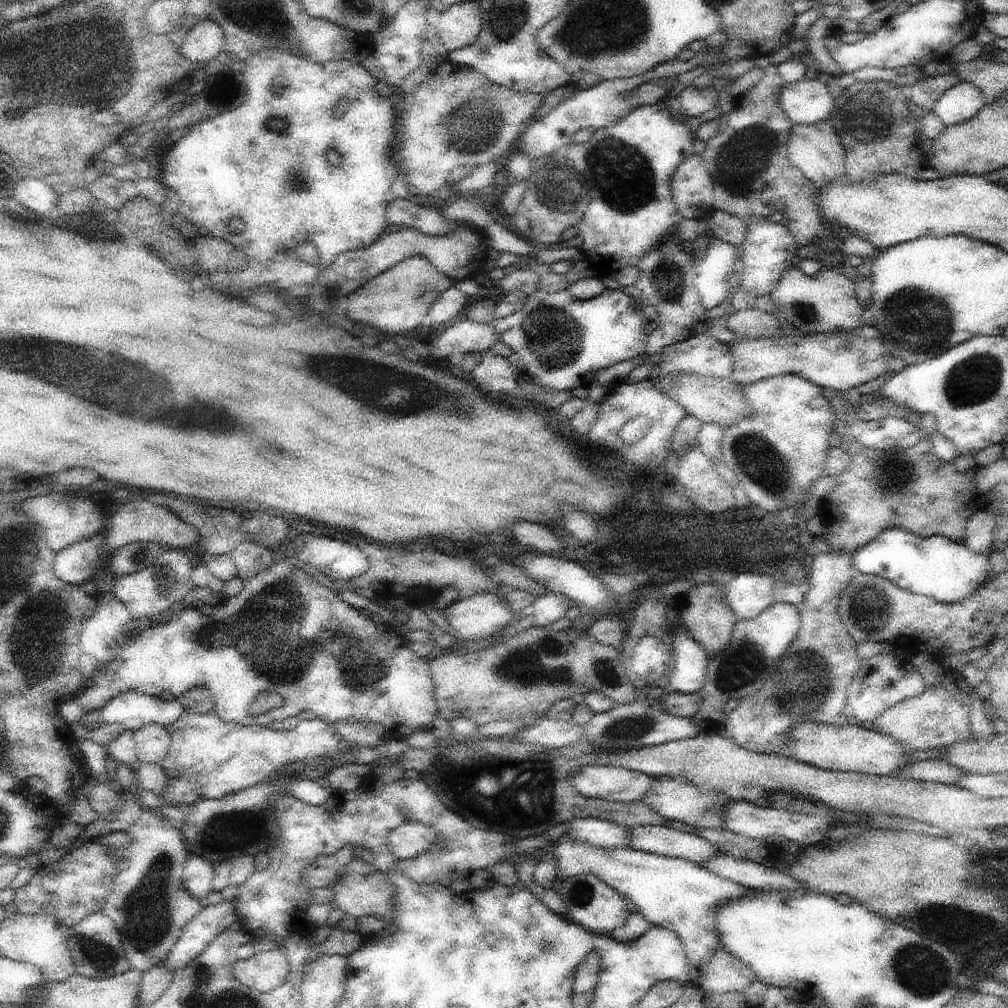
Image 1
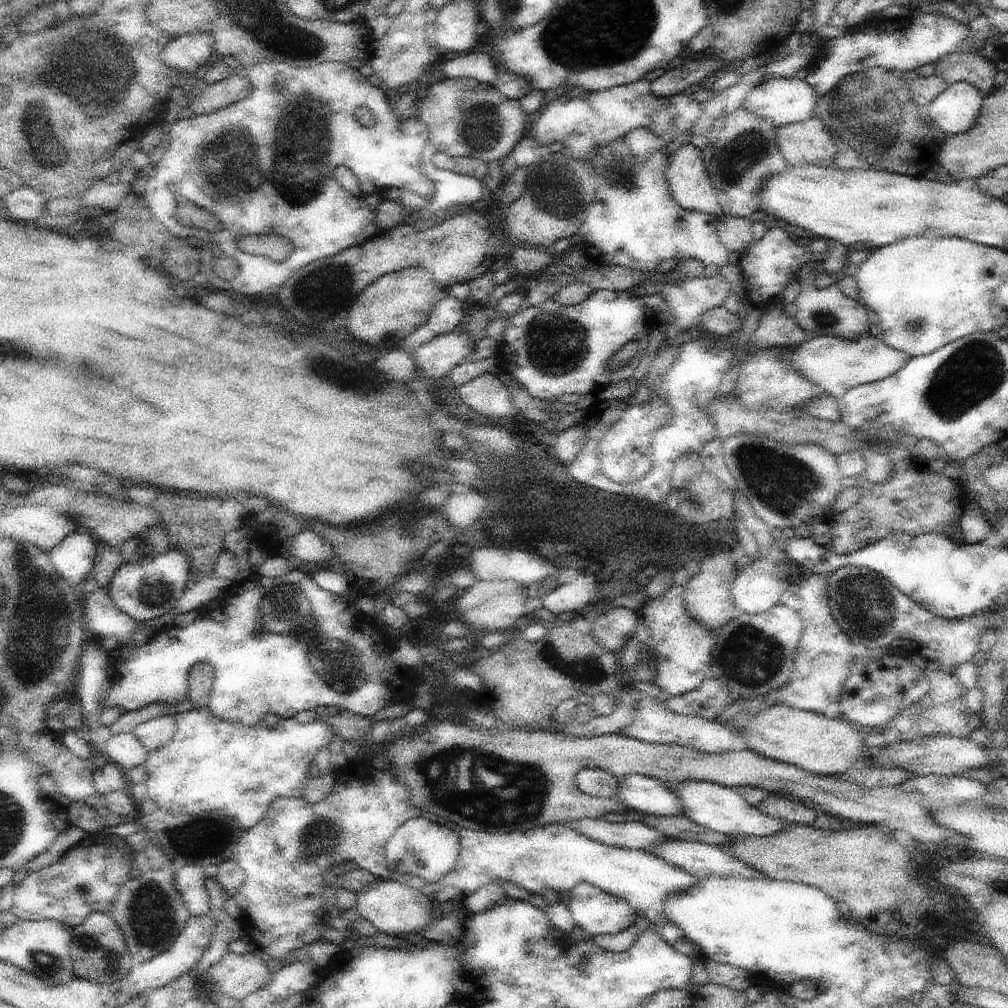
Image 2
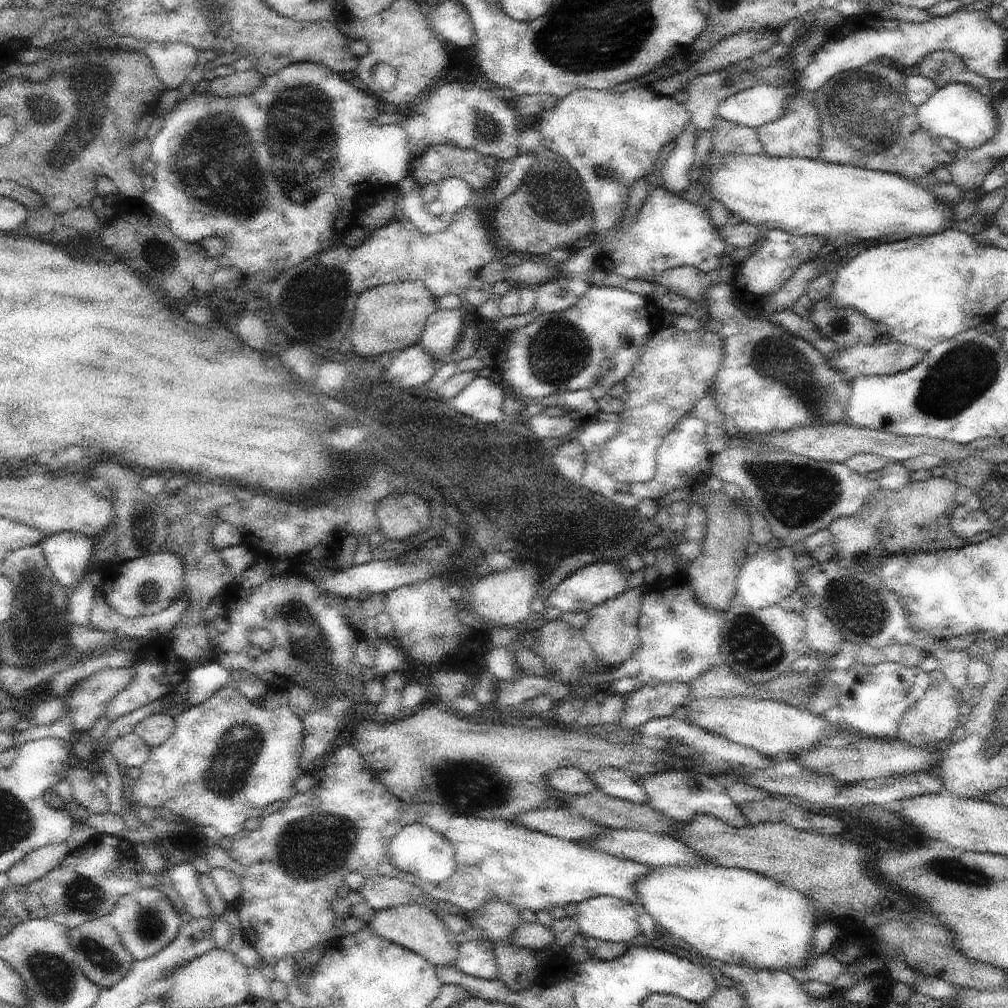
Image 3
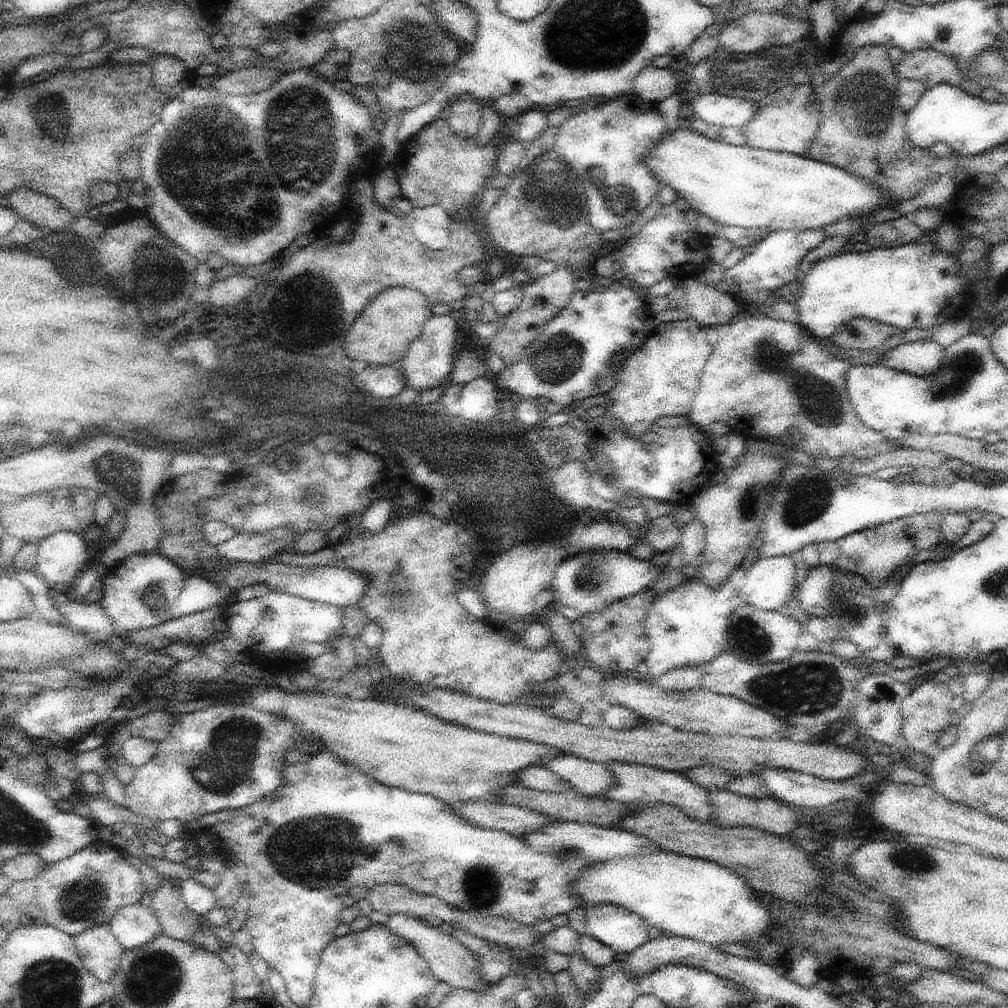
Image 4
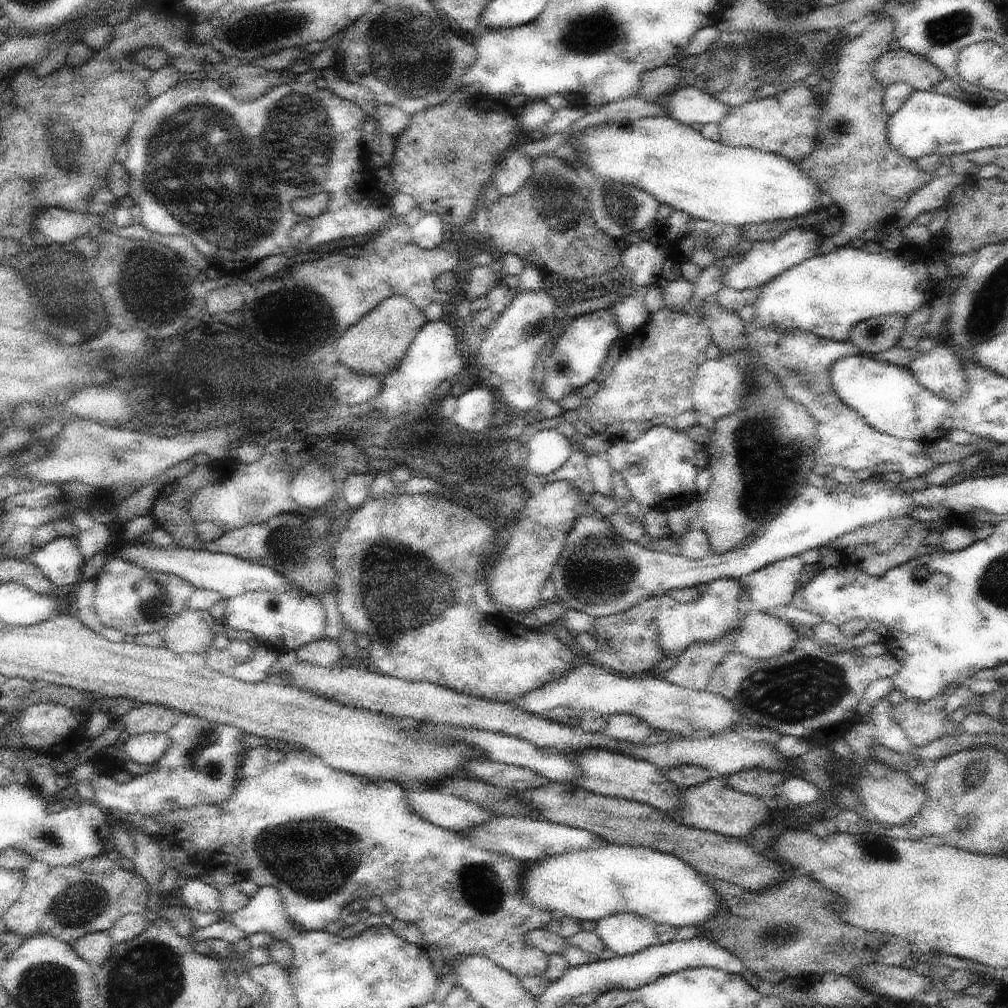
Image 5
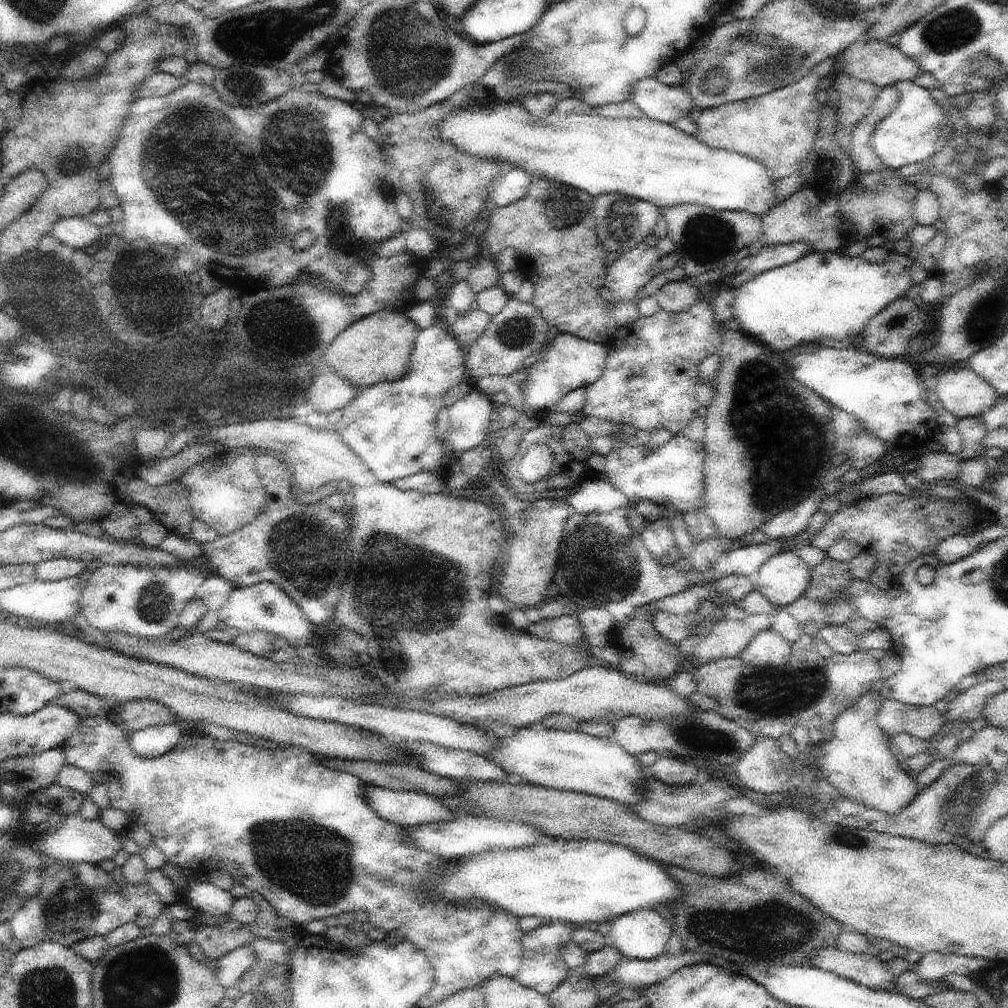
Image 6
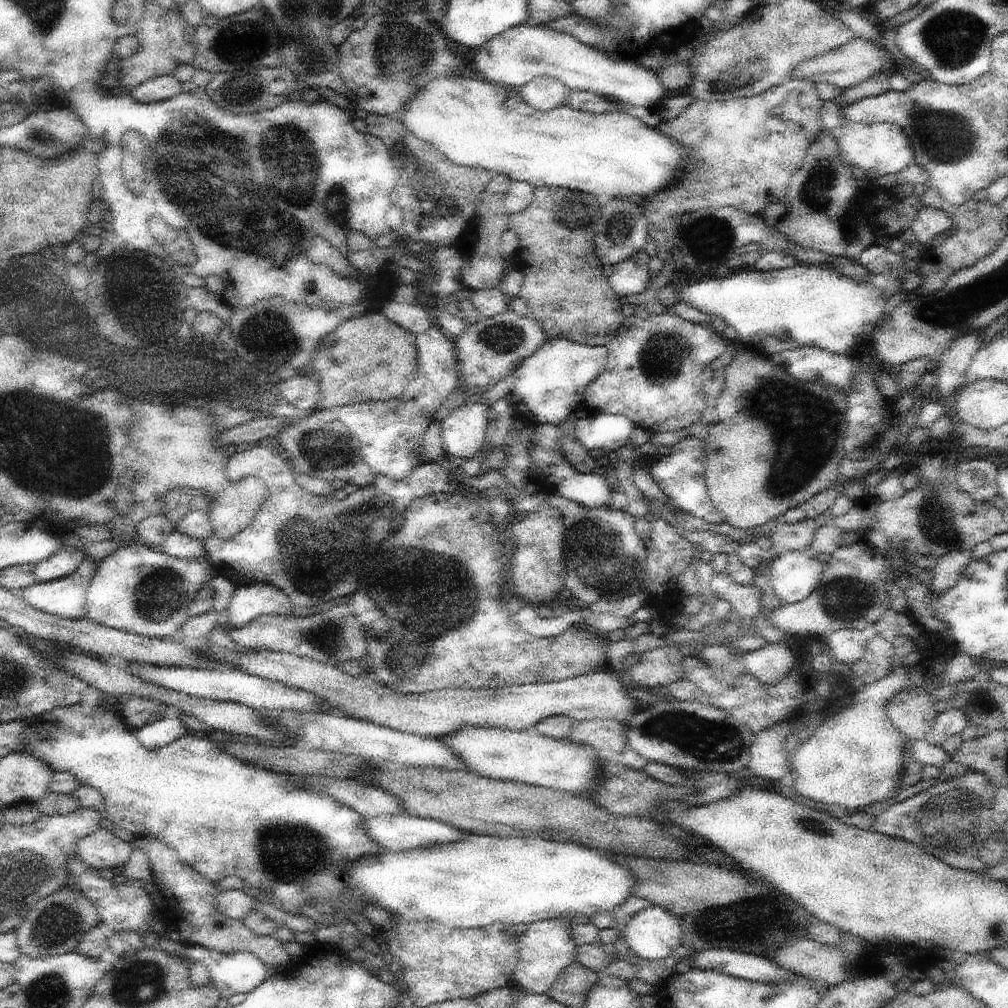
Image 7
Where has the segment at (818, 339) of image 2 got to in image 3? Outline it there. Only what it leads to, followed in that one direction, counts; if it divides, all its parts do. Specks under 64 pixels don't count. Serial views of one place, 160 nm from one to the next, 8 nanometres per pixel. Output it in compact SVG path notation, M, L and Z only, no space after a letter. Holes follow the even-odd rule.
M895 341L880 346L858 344L850 349L841 348L841 352L834 359L826 359L839 372L850 380L861 375L896 375L917 366L928 352L914 346L904 345Z

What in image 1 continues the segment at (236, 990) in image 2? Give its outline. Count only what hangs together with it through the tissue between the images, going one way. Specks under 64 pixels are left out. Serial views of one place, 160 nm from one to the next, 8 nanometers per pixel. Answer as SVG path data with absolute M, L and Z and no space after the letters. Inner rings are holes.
M281 947L236 961L231 971L244 986L269 993L286 982L289 970L287 954Z

